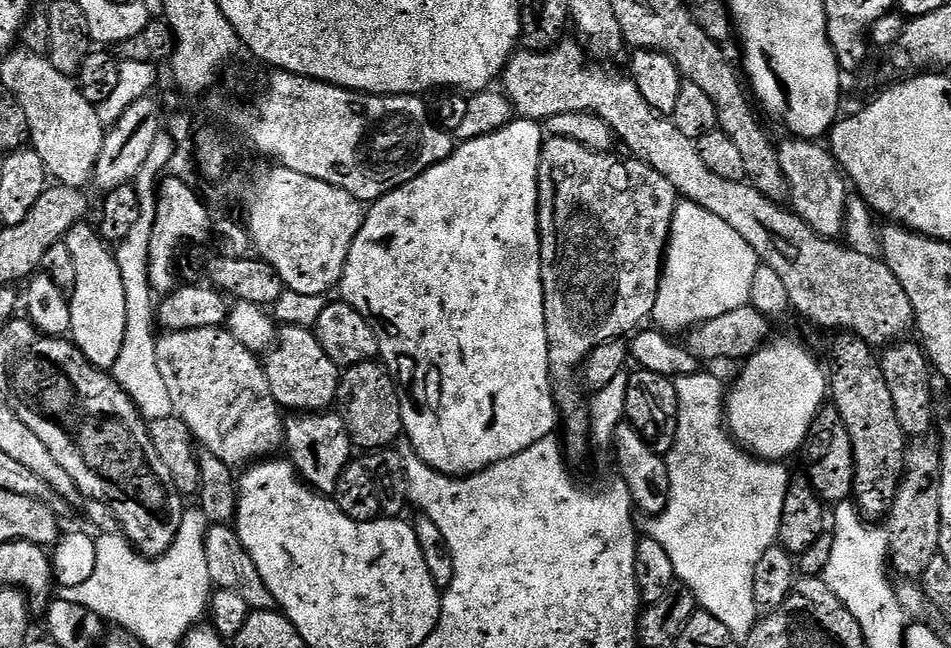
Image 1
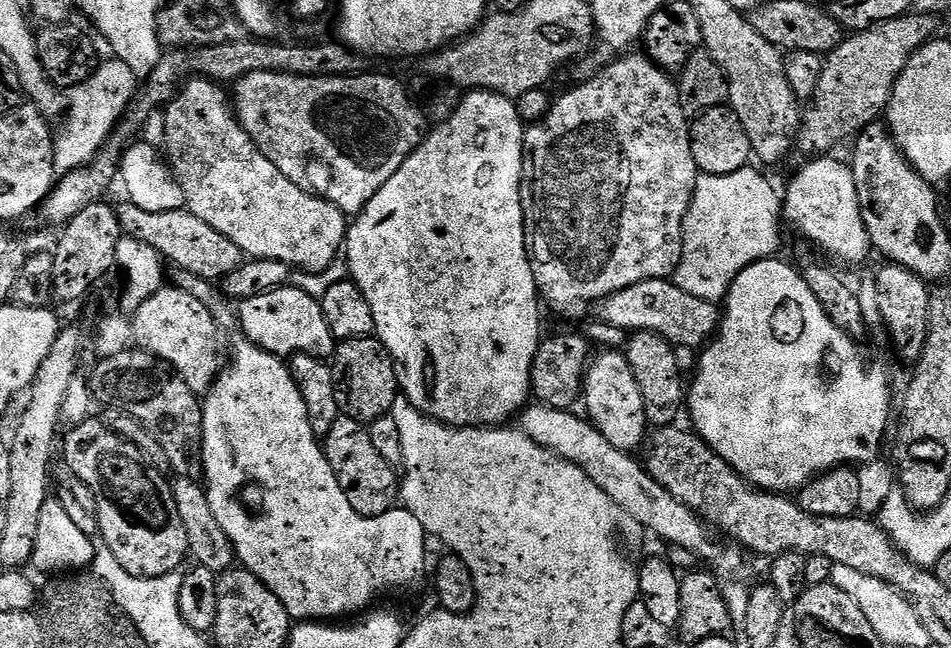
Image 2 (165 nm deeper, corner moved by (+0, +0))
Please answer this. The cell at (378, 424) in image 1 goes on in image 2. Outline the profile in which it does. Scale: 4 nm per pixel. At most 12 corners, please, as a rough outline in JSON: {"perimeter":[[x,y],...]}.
{"perimeter":[[375,336],[332,357],[343,415],[370,425],[400,395],[396,363]]}

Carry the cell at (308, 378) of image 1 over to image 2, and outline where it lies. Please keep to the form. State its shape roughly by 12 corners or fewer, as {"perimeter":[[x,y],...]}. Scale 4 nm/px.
{"perimeter":[[285,286],[238,304],[249,345],[322,361],[338,342],[319,299]]}

